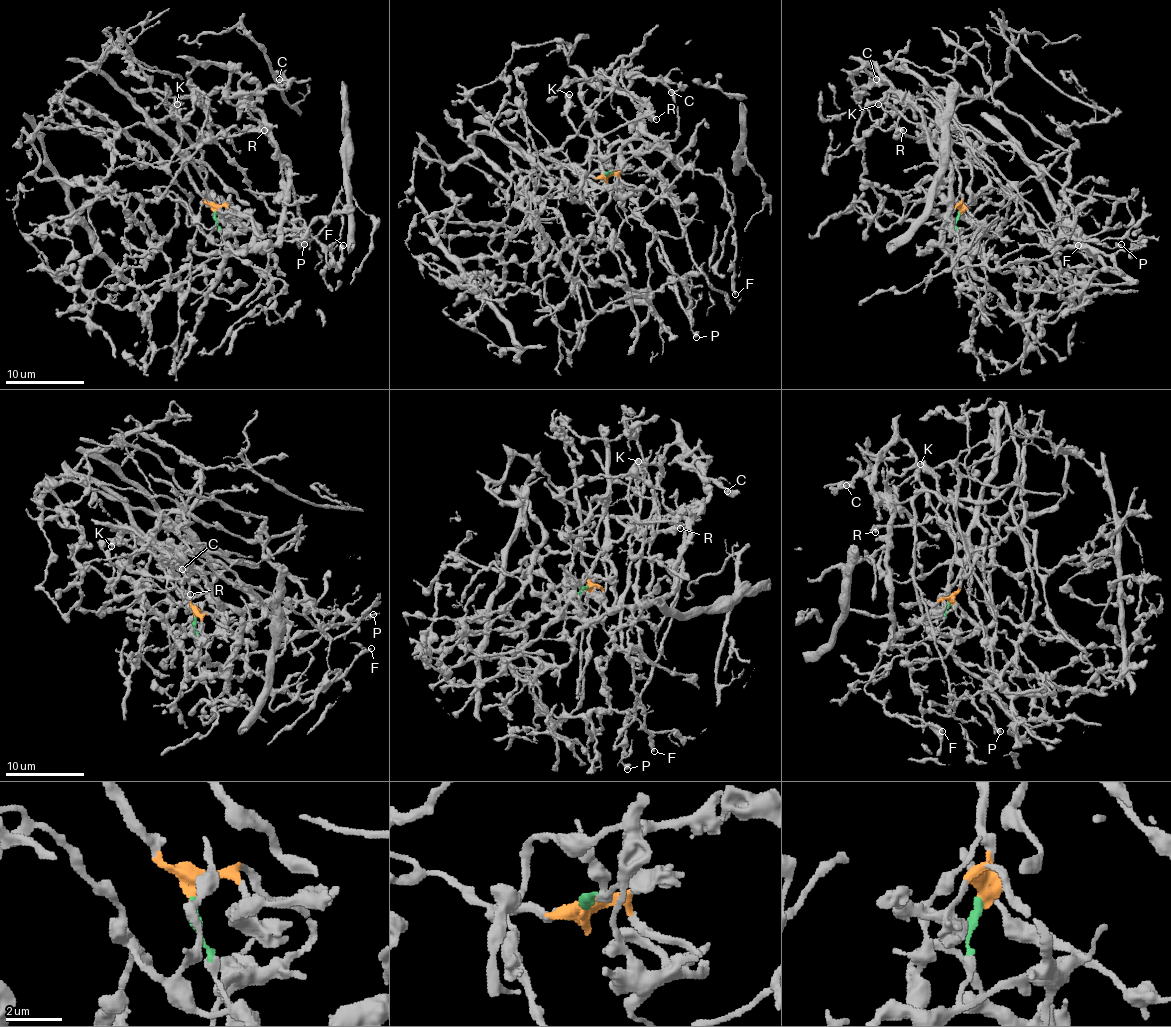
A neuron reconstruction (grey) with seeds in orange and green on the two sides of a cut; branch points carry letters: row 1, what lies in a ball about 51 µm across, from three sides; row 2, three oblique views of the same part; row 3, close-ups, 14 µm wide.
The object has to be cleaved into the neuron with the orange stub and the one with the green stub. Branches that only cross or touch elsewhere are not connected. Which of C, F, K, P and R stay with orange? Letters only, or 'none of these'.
K, R

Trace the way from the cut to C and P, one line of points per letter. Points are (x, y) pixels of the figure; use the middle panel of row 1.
C: (607, 175), (629, 141), (650, 141), (680, 167), (647, 131), (648, 110), (621, 72), (670, 80), (670, 92)
P: (607, 175), (629, 141), (680, 167), (641, 129), (629, 143), (670, 191), (698, 270), (696, 338)

